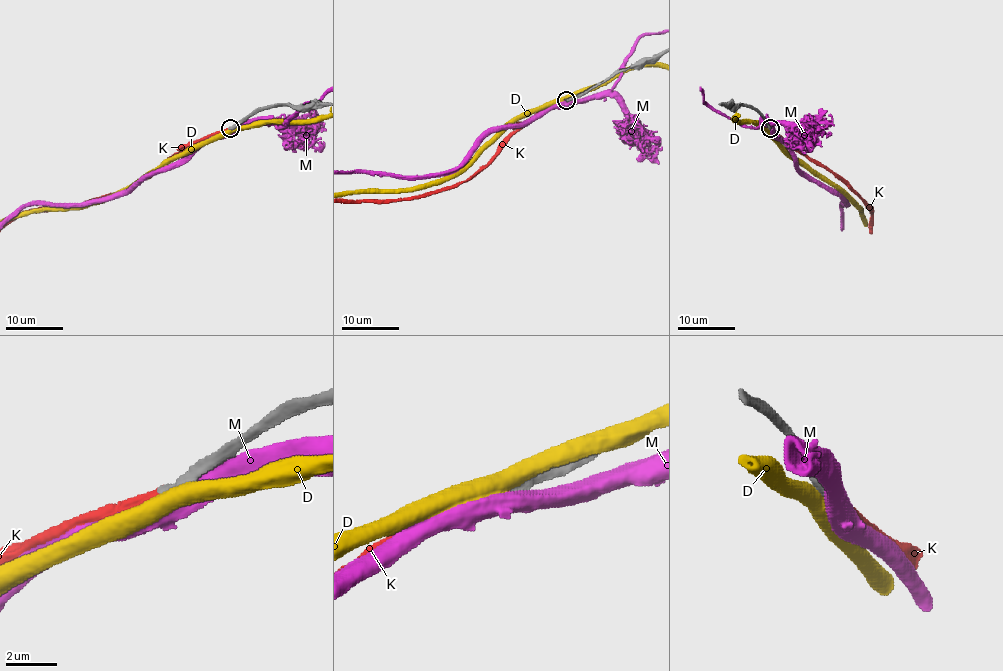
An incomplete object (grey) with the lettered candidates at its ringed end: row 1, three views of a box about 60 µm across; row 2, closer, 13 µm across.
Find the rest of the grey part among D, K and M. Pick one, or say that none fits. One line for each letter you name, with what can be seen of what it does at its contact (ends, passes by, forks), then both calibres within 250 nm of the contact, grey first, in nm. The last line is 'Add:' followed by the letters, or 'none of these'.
K: It ends there. Thickness 420 nm (grey) against 440 nm
Add: K

